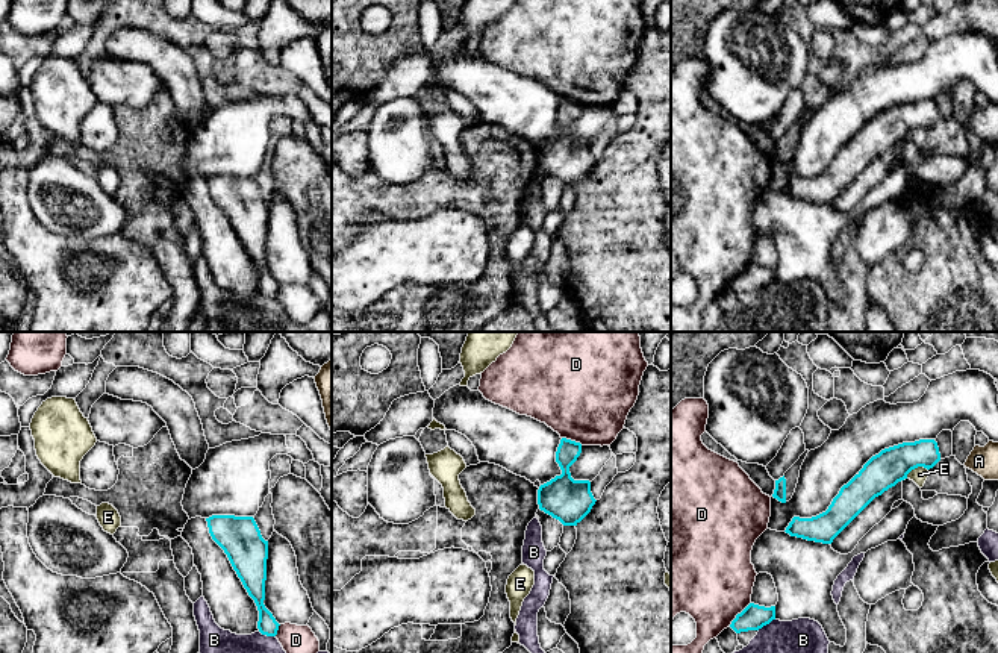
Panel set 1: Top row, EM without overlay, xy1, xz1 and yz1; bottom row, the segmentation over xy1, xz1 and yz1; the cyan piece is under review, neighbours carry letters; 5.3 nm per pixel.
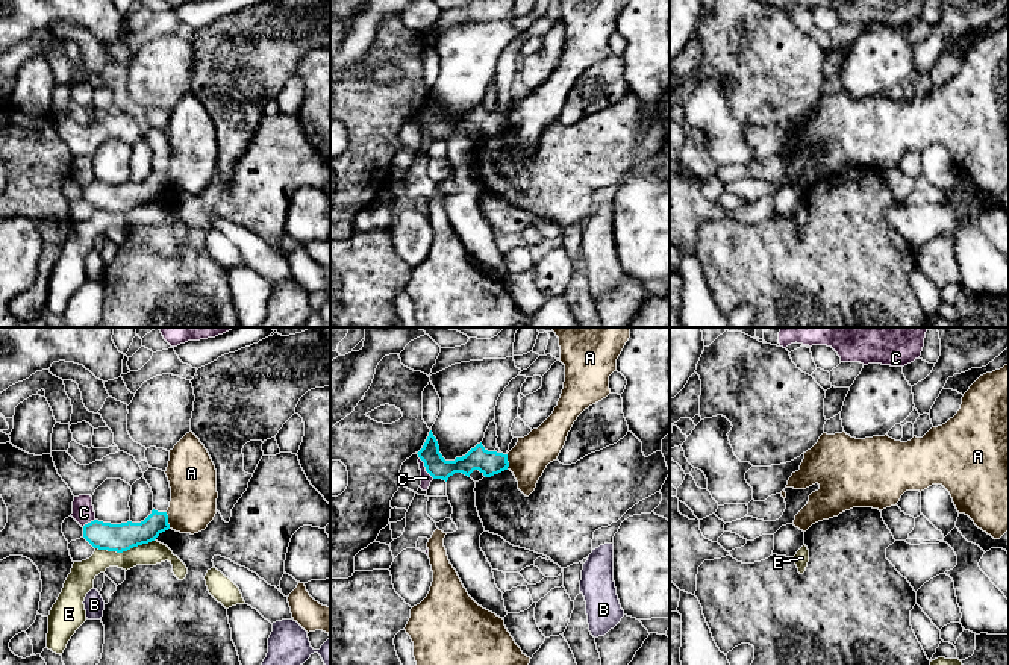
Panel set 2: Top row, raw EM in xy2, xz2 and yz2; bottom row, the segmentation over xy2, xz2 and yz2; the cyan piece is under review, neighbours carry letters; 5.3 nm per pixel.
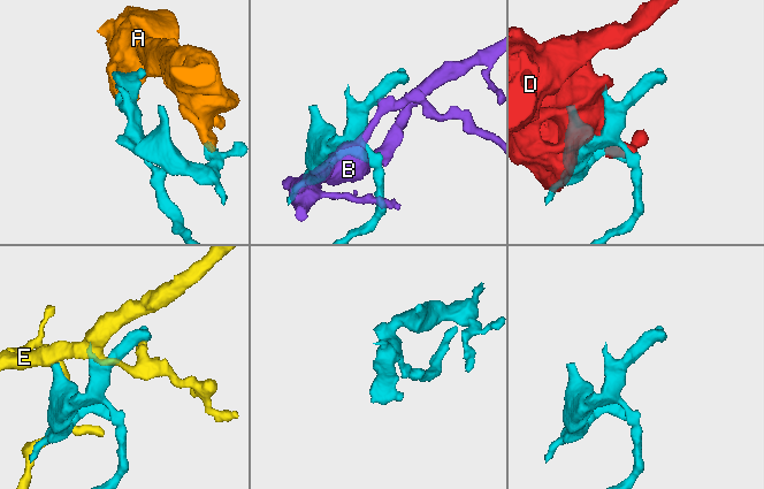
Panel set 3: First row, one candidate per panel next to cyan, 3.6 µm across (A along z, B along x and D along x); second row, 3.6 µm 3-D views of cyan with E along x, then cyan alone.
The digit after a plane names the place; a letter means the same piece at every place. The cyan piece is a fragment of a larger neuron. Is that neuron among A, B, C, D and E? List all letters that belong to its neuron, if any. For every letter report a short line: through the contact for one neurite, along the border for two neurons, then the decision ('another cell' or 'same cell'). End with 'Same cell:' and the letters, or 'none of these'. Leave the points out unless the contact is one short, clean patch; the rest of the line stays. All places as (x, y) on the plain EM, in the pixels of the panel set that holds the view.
A: line xy2 (165, 173), (170, 188); another cell
B: another cell
C: line xz2 (420, 118), (424, 129), (434, 138); another cell
D: another cell
E: another cell
Same cell: none of these

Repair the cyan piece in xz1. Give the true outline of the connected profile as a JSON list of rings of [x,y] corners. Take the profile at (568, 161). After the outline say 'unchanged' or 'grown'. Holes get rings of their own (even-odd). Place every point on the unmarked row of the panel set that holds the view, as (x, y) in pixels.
[[[562,98],[556,112],[556,123],[562,135],[538,150],[539,170],[563,186],[577,186],[595,165],[589,141],[574,141],[569,127],[582,114],[582,105]]]; unchanged

